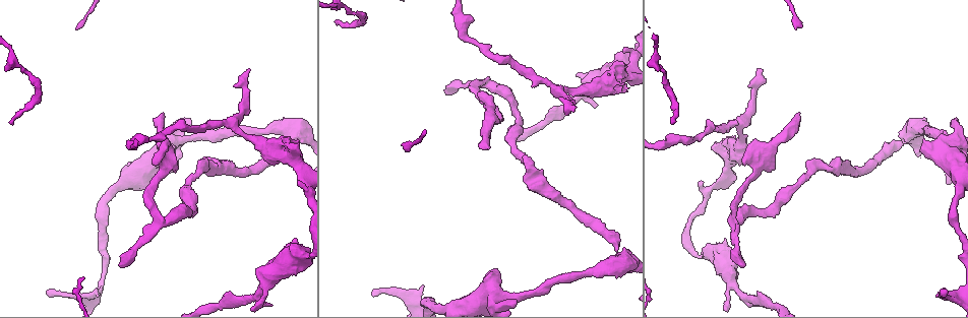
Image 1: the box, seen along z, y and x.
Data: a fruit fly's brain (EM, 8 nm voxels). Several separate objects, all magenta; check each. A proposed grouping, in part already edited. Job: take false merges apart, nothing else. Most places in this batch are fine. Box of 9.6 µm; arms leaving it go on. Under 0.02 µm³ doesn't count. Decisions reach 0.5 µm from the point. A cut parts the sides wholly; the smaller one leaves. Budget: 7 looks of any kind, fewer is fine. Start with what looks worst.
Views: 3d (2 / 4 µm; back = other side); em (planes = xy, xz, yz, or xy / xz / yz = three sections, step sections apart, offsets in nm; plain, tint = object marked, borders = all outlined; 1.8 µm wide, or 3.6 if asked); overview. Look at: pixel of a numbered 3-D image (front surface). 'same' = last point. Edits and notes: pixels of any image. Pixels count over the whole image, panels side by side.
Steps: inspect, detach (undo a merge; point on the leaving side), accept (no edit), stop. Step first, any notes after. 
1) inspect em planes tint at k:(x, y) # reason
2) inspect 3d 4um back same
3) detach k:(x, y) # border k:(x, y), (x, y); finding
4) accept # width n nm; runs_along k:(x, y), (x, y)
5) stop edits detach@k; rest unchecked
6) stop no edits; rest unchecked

inspect em 3.6um planes plain at 1:(761, 166)

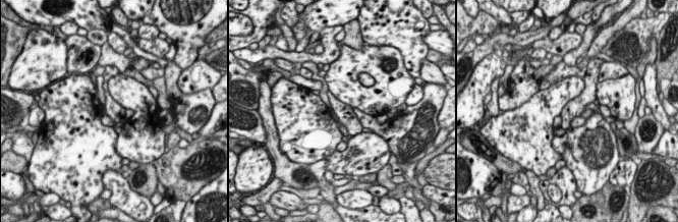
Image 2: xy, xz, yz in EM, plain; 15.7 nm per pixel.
inspect em 3.6um planes tint same # where the object lies

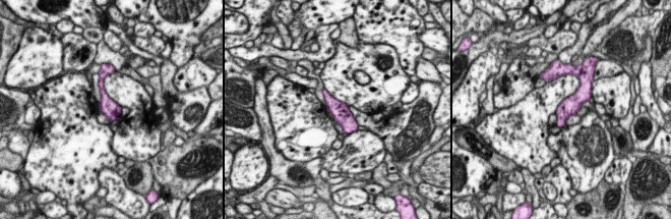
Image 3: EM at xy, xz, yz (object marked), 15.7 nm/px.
accept # width 280 nm; runs_along 3:(584, 87), (558, 123); continuous, no second cell

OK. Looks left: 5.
inspect 3d 4um at 1:(498, 296) # closes a loop

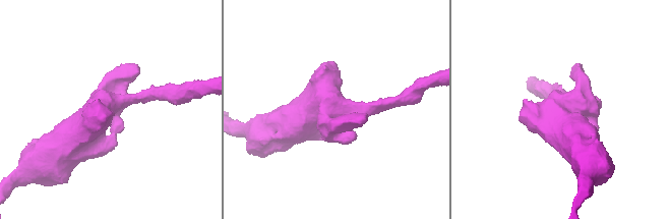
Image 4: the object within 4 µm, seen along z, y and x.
inspect em xy step 8 tint at 4:(333, 104)

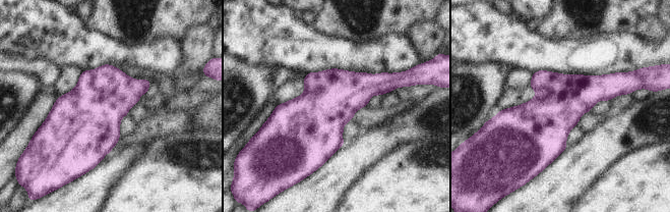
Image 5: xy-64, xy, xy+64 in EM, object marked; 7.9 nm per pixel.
inspect em planes tint same # another direction

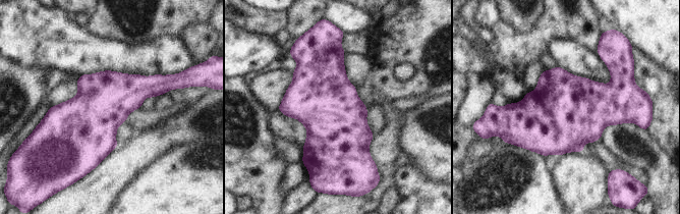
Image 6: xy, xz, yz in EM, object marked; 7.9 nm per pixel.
accept # one cell here

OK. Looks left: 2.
inspect em planes tint at 1:(737, 243) # a narrow waist

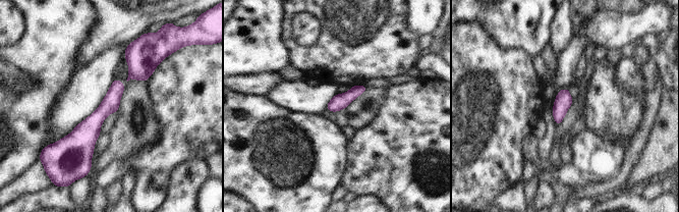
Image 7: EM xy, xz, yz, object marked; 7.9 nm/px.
accept # runs_along 7:(117, 83), (87, 133), (88, 163); continuous, no second cell

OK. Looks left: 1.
stop no edits; rest unchecked

